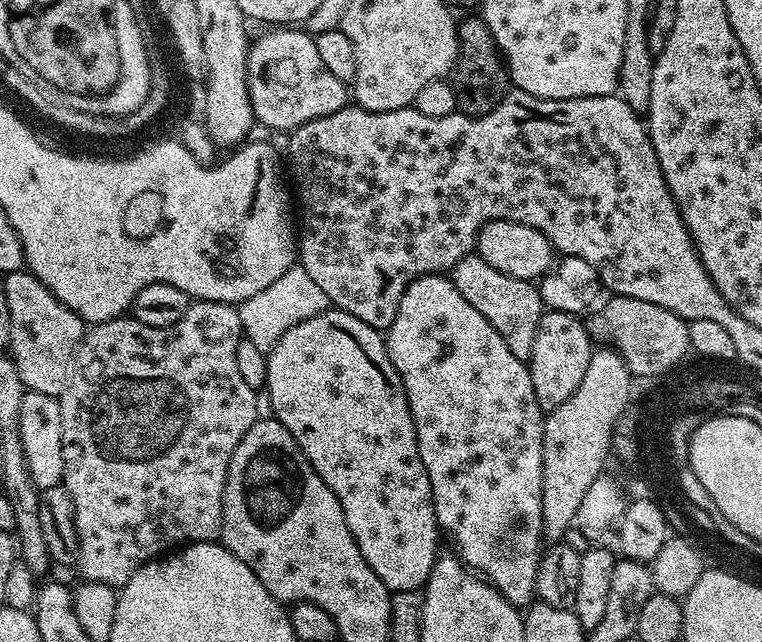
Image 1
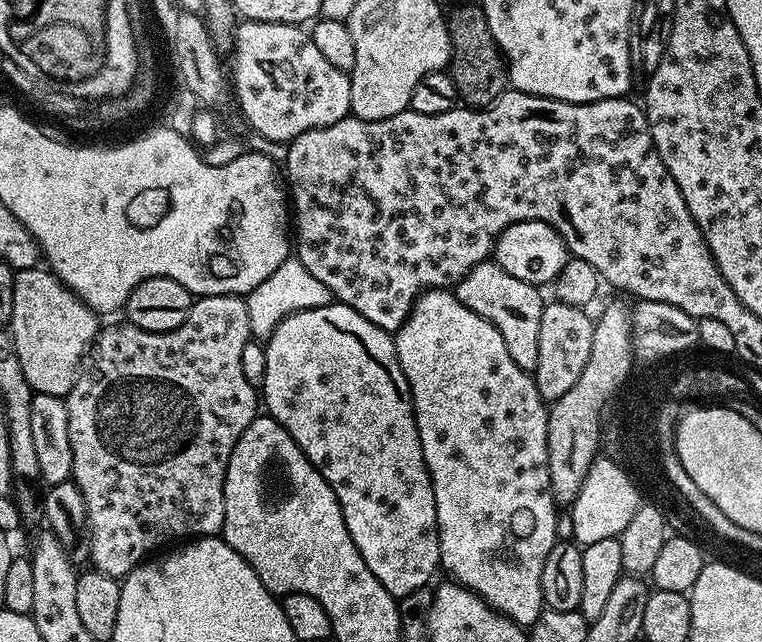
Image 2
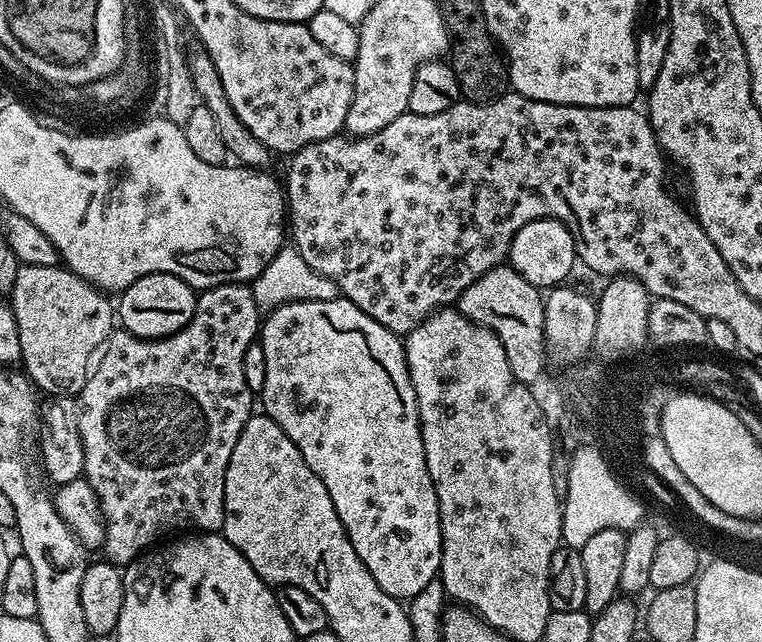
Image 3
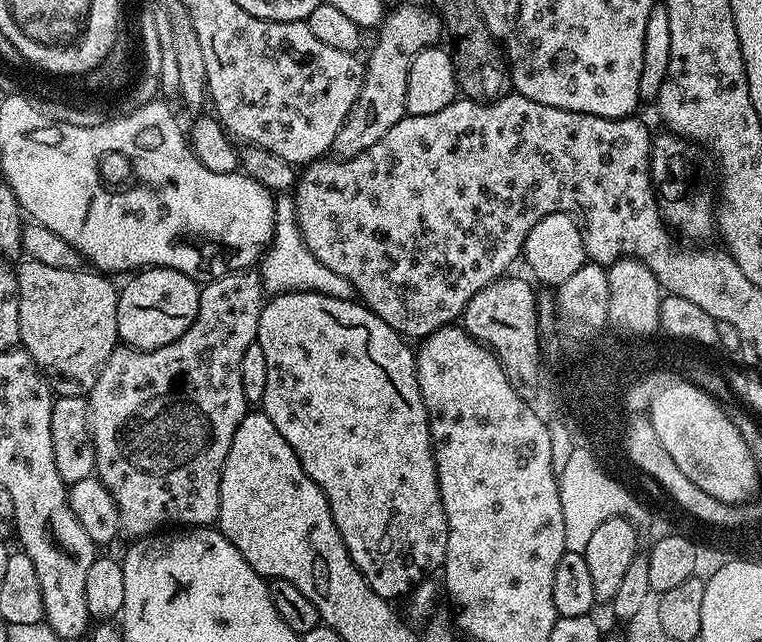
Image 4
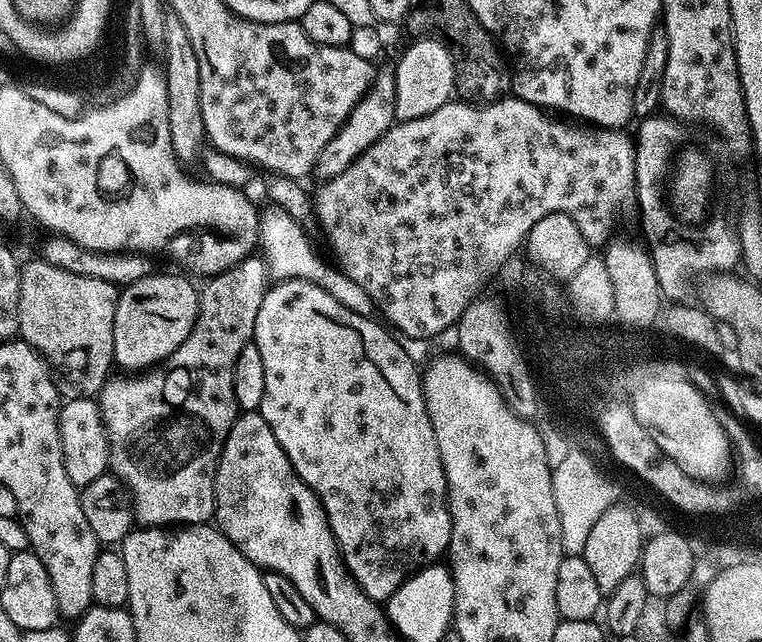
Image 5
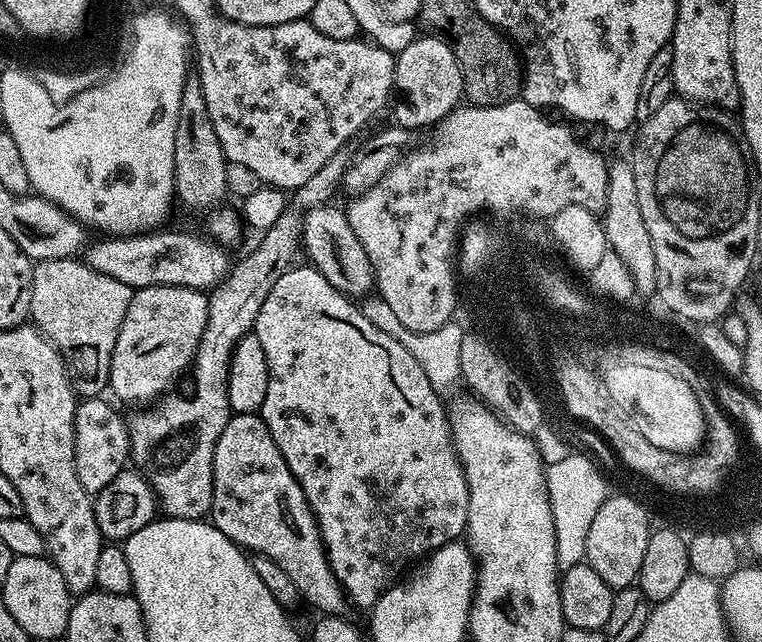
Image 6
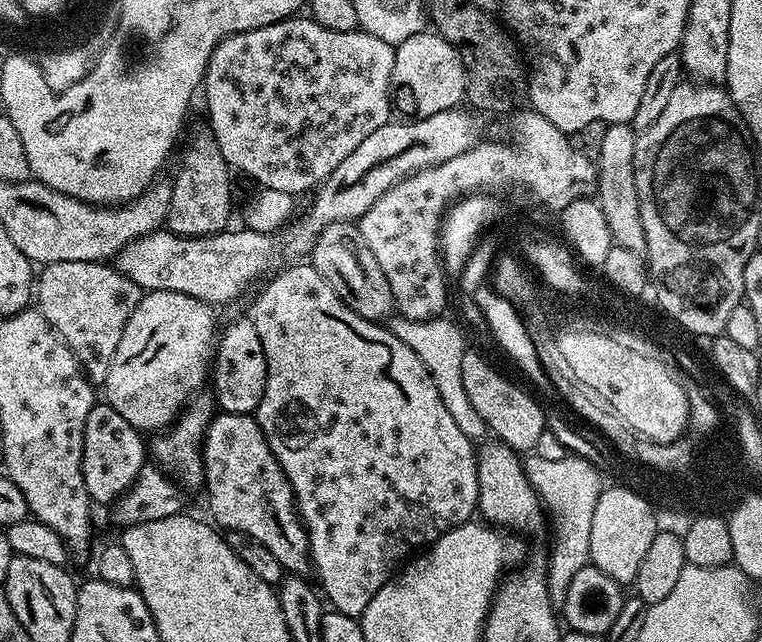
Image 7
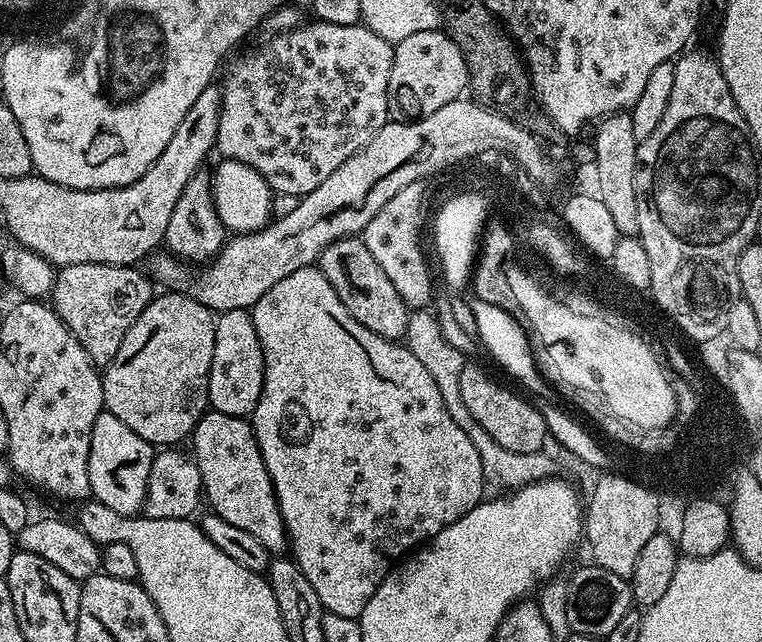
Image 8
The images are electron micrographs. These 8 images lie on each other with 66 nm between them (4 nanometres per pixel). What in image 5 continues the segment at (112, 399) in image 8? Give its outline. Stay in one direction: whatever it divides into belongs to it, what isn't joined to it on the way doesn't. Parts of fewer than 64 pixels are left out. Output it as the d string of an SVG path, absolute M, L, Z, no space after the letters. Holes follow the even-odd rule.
M156 270L146 278L138 278L138 282L123 285L114 312L113 361L119 367L121 364L124 368L146 368L142 370L159 365L172 356L182 342L186 342L199 309L197 285L172 272Z

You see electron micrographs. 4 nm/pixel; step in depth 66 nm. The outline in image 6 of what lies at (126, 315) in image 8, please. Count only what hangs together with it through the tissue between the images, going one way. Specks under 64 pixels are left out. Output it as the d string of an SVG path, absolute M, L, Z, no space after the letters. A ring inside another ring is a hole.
M80 258L66 260L38 260L32 266L32 289L30 290L30 320L34 327L52 343L64 359L64 365L74 381L81 397L96 398L108 388L110 362L114 354L114 342L118 342L118 330L122 330L122 318L130 306L133 289L110 274L98 274Z

